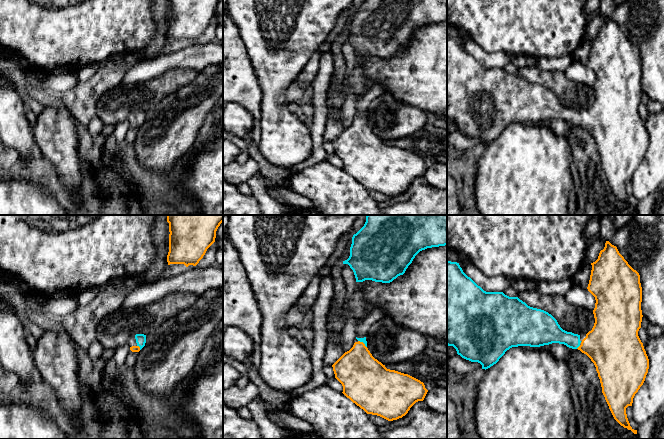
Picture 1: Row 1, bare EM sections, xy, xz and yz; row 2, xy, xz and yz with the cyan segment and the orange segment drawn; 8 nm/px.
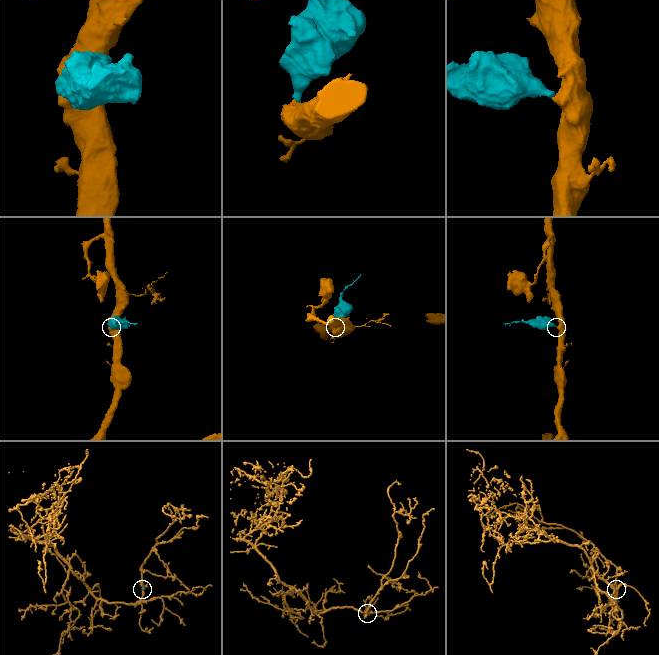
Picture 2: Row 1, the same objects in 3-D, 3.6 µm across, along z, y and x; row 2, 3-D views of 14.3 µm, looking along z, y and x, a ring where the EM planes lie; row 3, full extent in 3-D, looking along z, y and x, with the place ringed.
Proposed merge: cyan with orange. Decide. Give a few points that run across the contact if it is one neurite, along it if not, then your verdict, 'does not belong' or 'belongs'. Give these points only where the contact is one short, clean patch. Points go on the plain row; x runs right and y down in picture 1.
line yz (551, 108), (570, 115), (578, 122), (609, 121); belongs

